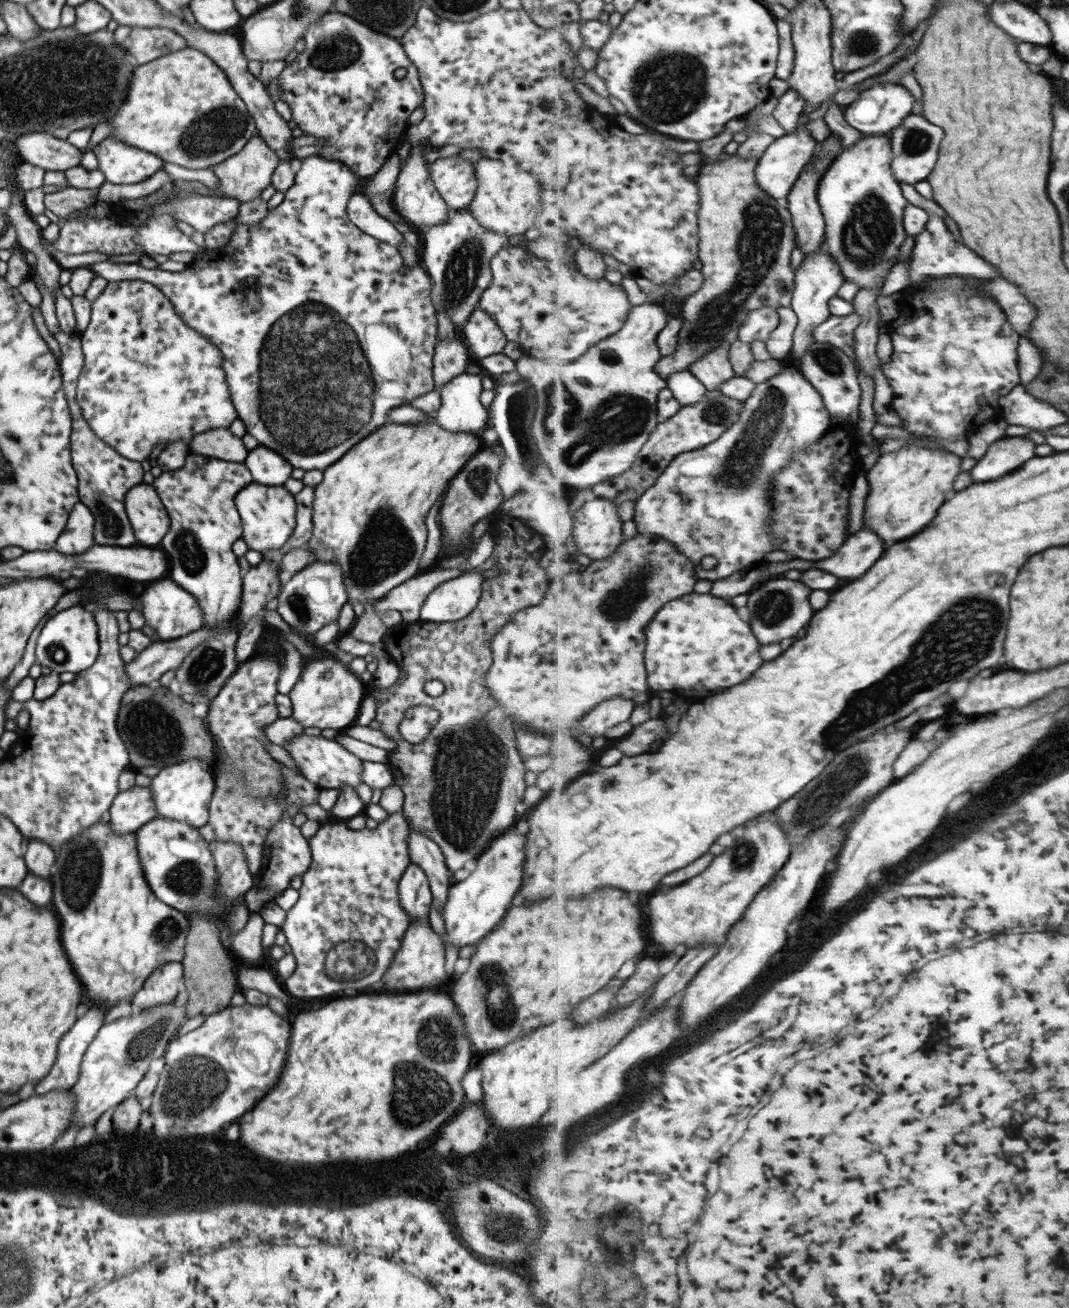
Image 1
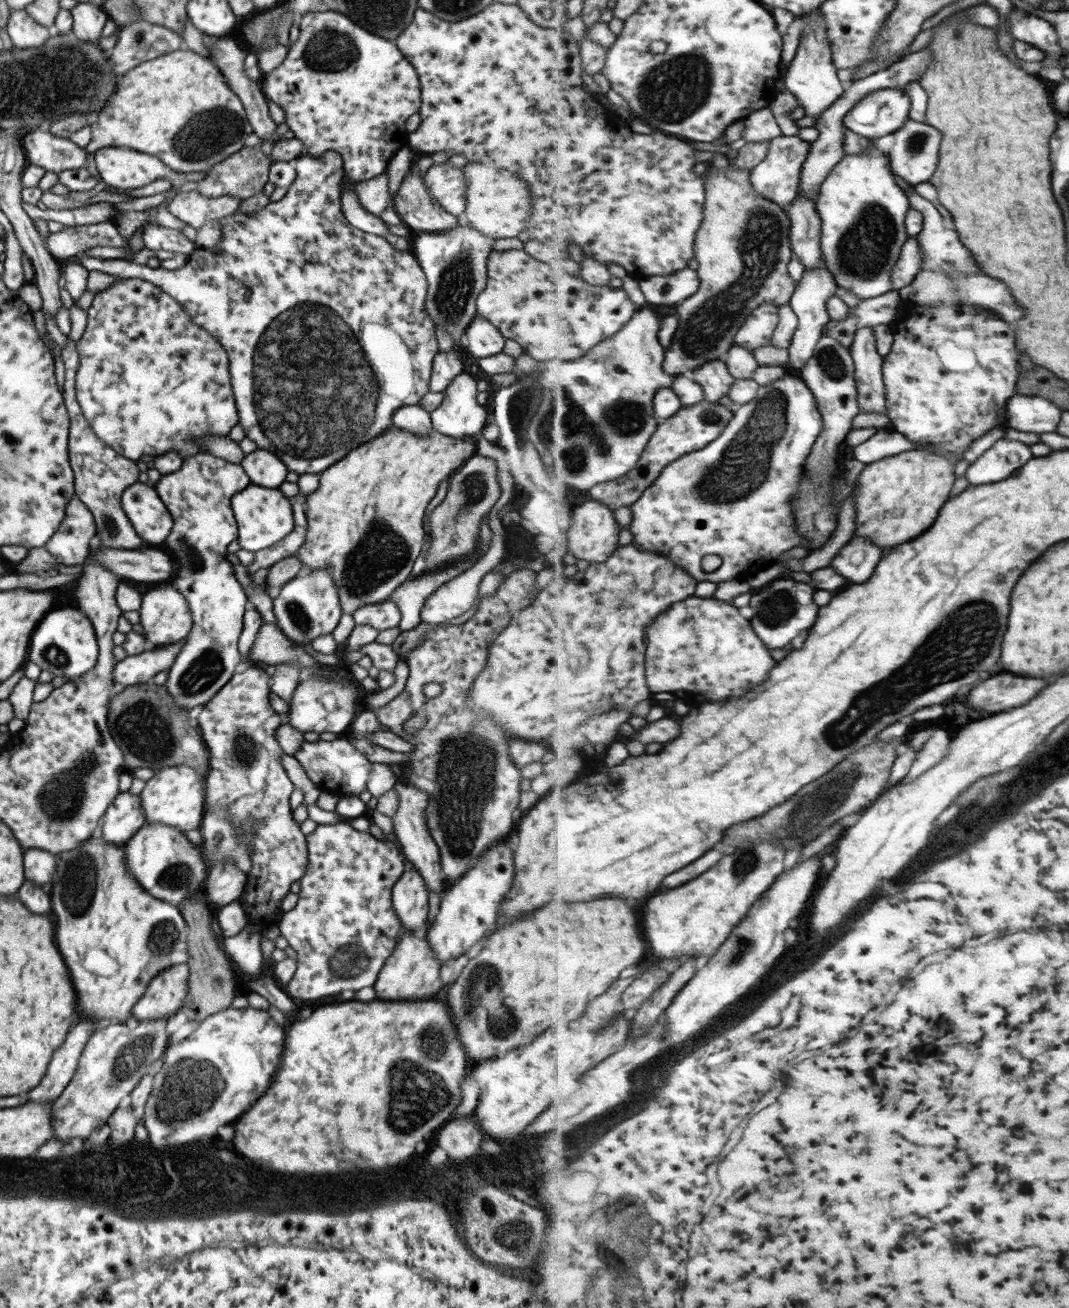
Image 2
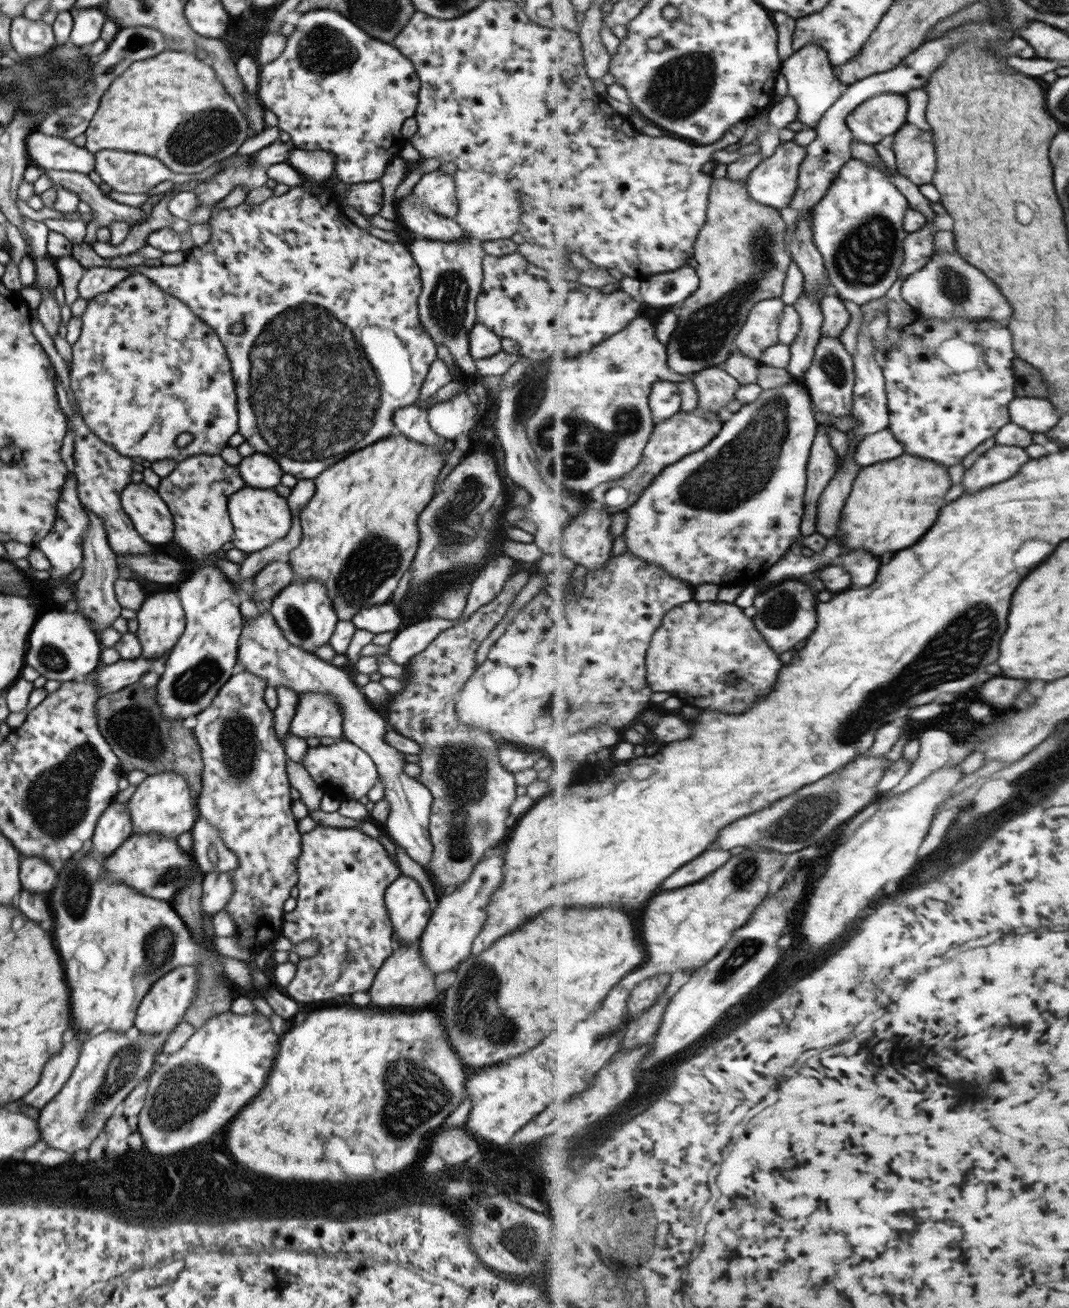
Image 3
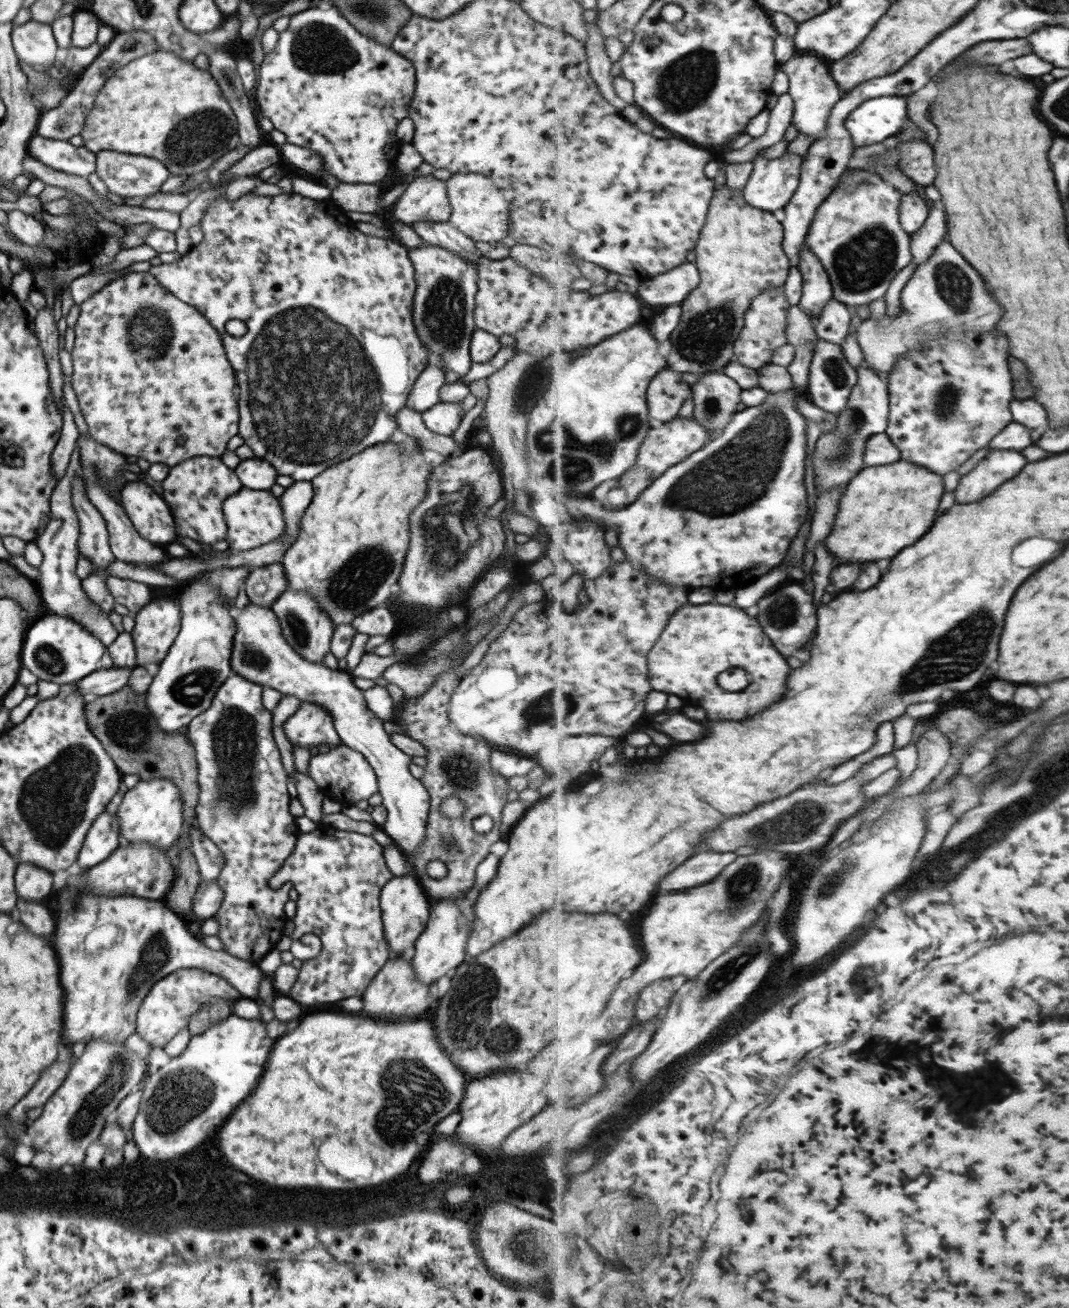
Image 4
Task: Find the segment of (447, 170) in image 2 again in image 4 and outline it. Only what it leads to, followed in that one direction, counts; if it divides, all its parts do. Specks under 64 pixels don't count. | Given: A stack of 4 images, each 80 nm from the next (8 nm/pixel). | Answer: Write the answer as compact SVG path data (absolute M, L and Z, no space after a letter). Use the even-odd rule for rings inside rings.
M431 174L411 179L392 205L393 216L405 226L415 221L445 222L450 215L446 182Z

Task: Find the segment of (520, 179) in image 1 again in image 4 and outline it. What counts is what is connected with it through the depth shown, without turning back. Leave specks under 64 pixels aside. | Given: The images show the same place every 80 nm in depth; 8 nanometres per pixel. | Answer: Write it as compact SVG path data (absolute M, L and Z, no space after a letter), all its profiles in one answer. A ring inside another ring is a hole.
M455 173L446 182L446 195L450 204L447 221L475 242L494 243L508 235L510 218L506 200L498 186L479 173Z

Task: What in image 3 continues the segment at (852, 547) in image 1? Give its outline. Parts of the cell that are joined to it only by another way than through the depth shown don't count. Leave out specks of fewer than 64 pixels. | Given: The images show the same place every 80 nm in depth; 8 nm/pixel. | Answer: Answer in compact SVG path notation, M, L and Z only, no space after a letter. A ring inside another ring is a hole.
M851 550L843 556L843 566L851 572L853 586L863 588L863 586L871 586L875 582L881 562L877 556L873 556L867 550Z

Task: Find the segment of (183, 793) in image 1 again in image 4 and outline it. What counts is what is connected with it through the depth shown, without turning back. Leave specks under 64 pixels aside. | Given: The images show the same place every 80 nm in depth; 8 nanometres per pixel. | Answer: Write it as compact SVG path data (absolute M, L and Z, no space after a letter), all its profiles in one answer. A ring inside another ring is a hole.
M166 778L140 780L133 788L124 790L121 803L115 812L120 832L118 846L145 843L167 850L183 827L181 805L178 786Z

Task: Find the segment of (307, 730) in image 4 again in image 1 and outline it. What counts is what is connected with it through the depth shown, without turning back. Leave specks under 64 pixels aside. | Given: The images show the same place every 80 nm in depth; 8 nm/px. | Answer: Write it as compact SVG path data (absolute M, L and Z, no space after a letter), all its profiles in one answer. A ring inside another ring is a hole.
M326 653L317 659L308 660L287 696L292 704L290 716L303 728L314 726L338 732L353 724L360 702L365 697L362 682L349 671L348 665Z

